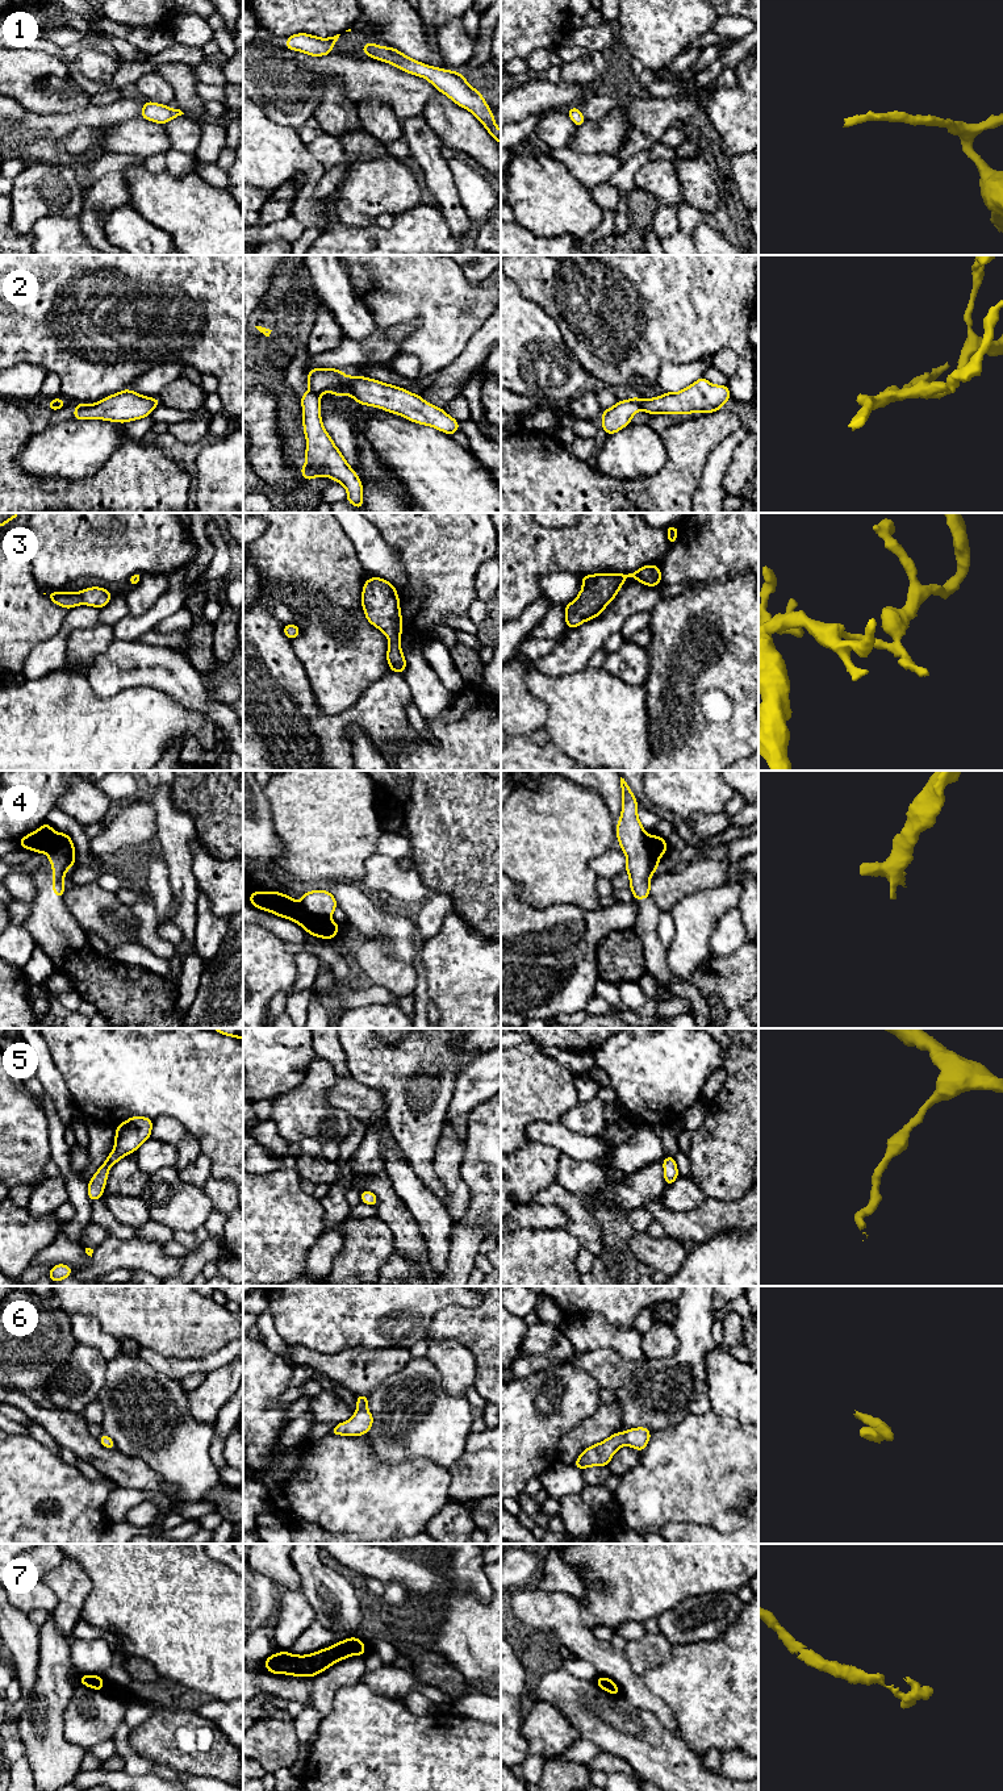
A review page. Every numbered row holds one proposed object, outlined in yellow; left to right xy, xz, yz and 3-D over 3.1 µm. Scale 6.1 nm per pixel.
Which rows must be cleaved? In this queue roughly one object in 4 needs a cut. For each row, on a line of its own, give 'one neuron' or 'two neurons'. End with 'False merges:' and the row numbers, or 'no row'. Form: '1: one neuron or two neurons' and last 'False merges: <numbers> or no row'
1: one neuron
2: two neurons
3: one neuron
4: two neurons
5: one neuron
6: one neuron
7: one neuron
False merges: 2, 4

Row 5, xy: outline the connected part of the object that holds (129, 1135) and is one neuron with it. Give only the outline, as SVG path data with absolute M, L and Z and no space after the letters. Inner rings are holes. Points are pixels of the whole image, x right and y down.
M131 1116L116 1127L114 1149L88 1182L91 1203L104 1195L109 1168L151 1137L152 1122L146 1116Z

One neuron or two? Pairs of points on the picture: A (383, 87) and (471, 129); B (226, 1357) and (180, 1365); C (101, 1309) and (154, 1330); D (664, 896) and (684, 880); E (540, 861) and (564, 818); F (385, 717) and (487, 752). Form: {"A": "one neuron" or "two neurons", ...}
{"A": "two neurons", "B": "one neuron", "C": "one neuron", "D": "one neuron", "E": "one neuron", "F": "two neurons"}

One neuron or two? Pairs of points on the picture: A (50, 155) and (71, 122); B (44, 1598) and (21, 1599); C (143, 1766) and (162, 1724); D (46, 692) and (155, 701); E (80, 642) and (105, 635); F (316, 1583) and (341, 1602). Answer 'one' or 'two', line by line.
A: one
B: one
C: two
D: one
E: one
F: one

